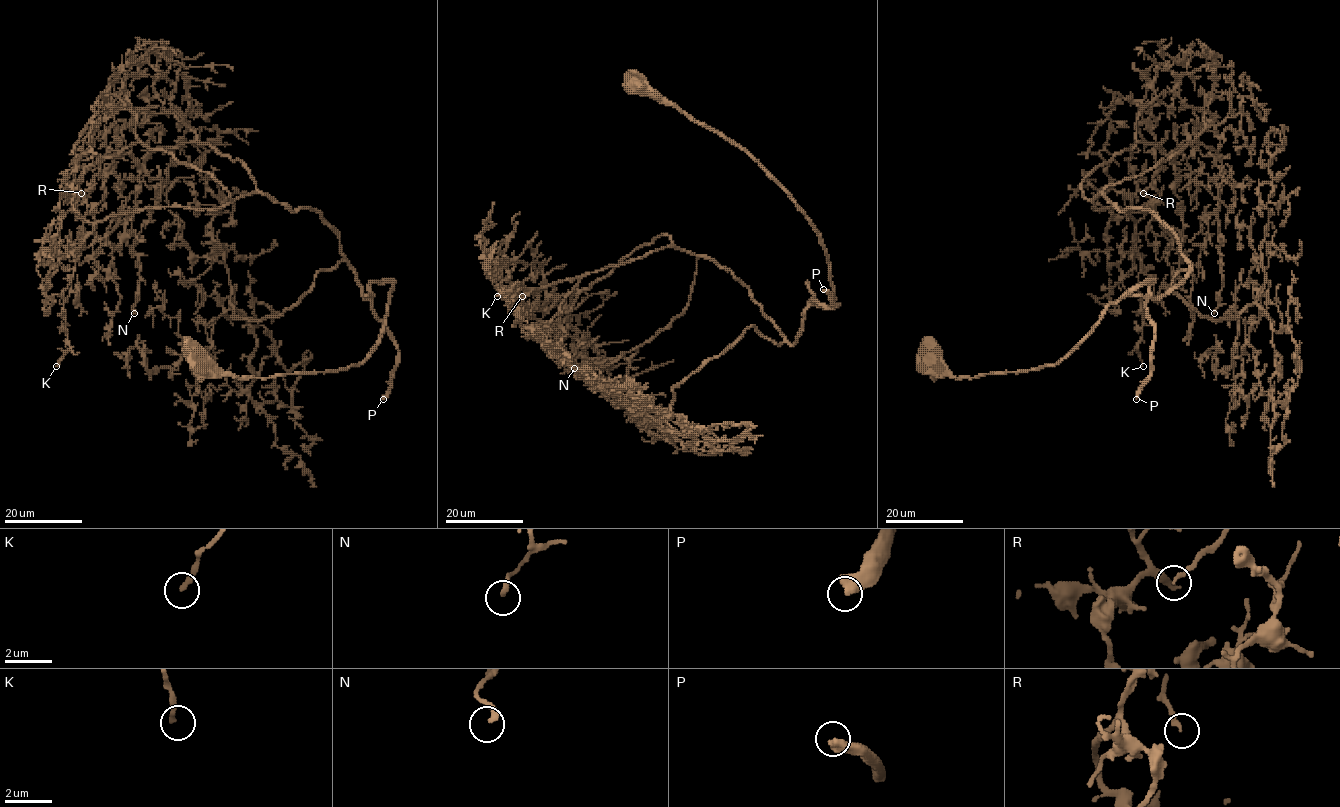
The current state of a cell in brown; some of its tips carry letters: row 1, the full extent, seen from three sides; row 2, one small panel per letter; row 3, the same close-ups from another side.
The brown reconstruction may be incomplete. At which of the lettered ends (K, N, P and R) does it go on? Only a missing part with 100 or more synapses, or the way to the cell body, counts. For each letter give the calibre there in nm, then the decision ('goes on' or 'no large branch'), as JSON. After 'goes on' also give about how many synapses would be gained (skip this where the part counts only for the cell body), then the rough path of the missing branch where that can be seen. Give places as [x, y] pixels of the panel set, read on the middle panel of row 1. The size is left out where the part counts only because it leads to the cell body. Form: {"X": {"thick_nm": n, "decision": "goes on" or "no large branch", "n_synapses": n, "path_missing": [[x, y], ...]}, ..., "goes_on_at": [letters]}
{"K": {"thick_nm": 240, "decision": "no large branch"}, "N": {"thick_nm": 240, "decision": "no large branch"}, "P": {"thick_nm": 550, "decision": "goes on", "n_synapses": 6000, "path_missing": [[823, 289], [702, 213], [627, 270], [593, 270], [666, 275], [672, 243], [701, 228]]}, "R": {"thick_nm": 170, "decision": "no large branch"}, "goes_on_at": ["P"]}

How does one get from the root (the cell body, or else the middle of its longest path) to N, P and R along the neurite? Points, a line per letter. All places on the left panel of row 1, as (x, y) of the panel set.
N: (195, 353), (239, 377), (345, 369), (392, 283), (365, 298), (318, 212), (183, 142), (139, 176), (134, 313)
P: (195, 353), (239, 377), (358, 365), (382, 333), (389, 281), (370, 283), (372, 312), (397, 350), (383, 399)
R: (195, 353), (345, 369), (392, 283), (365, 298), (318, 212), (232, 199), (129, 110), (81, 193)

